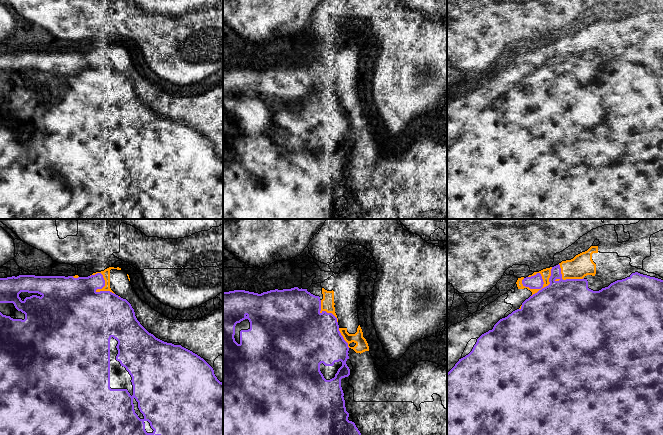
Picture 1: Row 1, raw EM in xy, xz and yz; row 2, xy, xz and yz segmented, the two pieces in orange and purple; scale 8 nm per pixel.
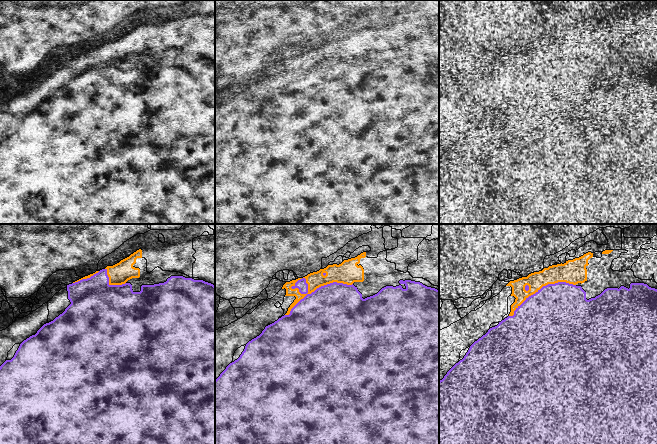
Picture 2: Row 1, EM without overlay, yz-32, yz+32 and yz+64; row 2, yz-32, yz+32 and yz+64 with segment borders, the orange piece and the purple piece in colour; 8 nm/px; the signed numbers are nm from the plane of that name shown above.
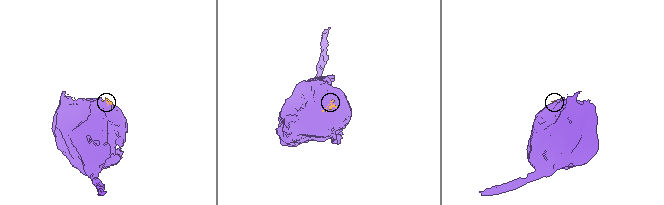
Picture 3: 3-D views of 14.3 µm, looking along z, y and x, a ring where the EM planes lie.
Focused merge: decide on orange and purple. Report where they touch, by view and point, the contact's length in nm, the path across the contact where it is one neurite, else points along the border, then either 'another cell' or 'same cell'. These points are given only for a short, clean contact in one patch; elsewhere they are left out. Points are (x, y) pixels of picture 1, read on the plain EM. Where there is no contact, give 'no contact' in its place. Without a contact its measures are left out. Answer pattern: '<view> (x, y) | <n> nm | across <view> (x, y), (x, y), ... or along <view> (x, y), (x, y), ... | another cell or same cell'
yz (548, 60) | 300 nm | another cell

